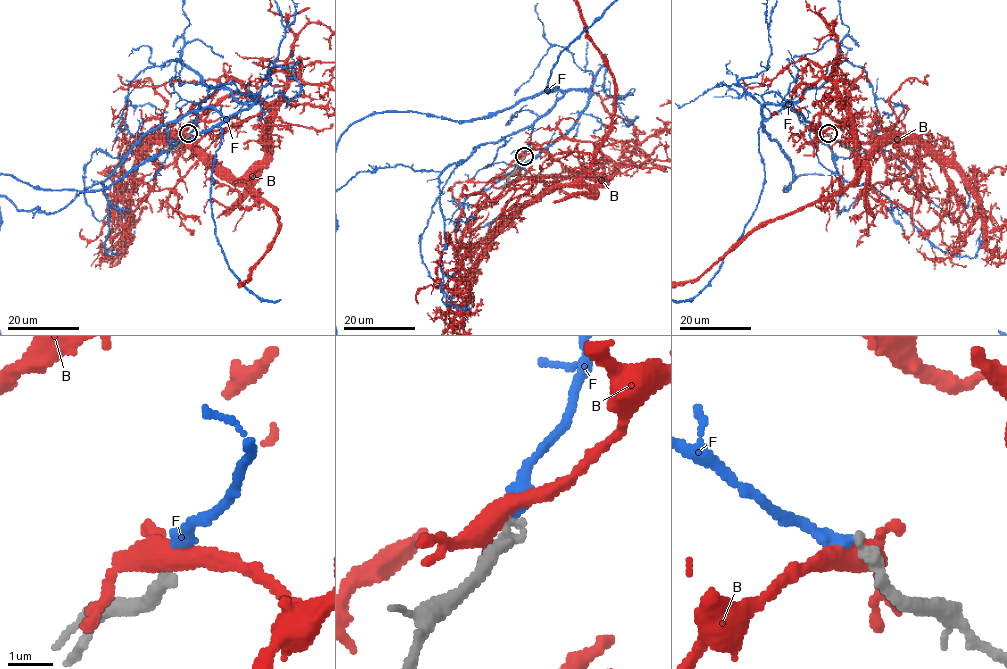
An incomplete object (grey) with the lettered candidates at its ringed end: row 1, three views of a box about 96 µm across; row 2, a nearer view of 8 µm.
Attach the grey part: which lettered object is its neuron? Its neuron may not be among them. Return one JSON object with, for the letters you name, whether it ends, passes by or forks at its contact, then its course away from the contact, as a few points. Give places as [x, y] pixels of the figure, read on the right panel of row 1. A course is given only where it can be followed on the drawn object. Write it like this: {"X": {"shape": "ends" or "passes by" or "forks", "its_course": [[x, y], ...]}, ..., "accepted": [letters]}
{"F": {"shape": "ends", "its_course": [[828, 133], [792, 109], [765, 120], [764, 184], [752, 217], [717, 273], [678, 301]]}, "accepted": ["F"]}

